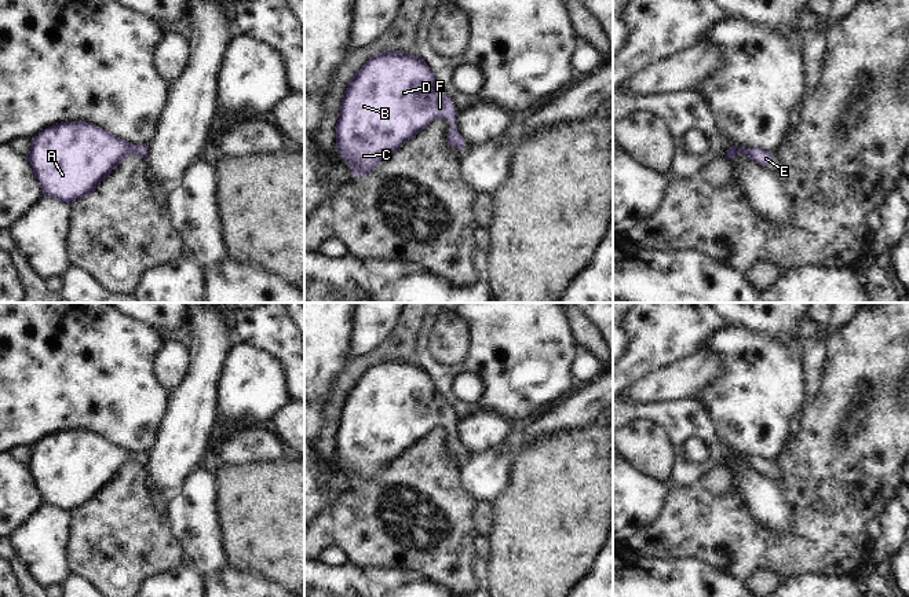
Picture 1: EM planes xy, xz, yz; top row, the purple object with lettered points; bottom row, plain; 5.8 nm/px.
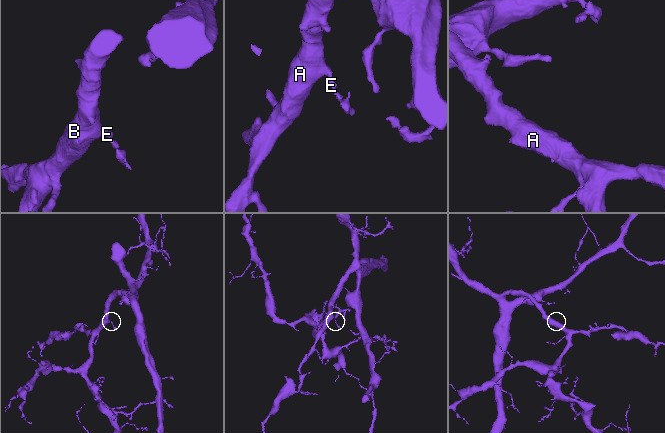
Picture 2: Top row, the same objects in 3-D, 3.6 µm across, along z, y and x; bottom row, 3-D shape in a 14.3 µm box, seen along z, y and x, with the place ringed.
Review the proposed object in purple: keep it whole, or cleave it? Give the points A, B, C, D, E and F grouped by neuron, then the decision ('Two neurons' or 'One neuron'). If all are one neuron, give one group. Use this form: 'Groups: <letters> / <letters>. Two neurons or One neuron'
Groups: A B C D E F. One neuron.

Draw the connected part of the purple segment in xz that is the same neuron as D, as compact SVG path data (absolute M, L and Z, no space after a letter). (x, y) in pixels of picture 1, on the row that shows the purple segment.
M399 51L379 52L357 72L344 91L336 124L336 149L350 165L353 179L372 173L434 120L449 121L449 144L464 150L467 142L457 131L457 114L423 59Z

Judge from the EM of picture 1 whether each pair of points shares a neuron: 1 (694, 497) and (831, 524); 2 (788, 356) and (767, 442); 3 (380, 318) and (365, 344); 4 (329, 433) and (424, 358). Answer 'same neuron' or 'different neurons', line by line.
1: same neuron
2: same neuron
3: same neuron
4: different neurons

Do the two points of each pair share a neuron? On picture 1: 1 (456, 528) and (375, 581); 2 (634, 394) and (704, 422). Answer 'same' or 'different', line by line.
1: different
2: different

